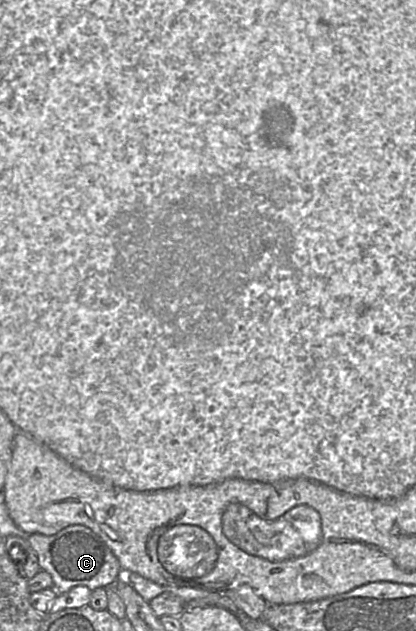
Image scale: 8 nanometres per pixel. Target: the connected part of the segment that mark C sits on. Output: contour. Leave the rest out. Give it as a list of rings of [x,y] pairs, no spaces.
[[[74,524],[54,535],[30,534],[27,539],[36,552],[42,570],[52,577],[55,593],[65,593],[76,586],[90,590],[112,587],[121,570],[120,563],[106,543],[90,528]]]

